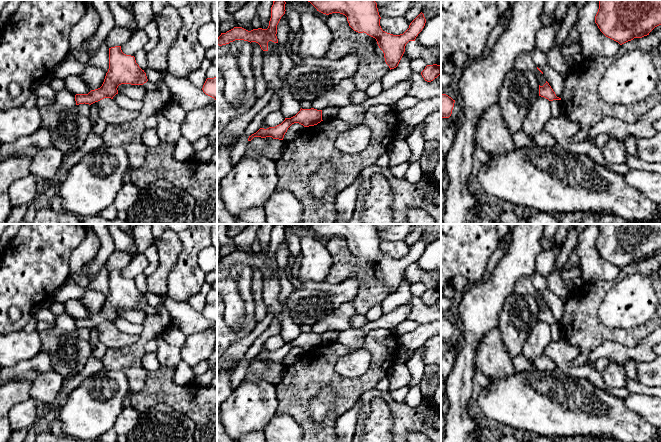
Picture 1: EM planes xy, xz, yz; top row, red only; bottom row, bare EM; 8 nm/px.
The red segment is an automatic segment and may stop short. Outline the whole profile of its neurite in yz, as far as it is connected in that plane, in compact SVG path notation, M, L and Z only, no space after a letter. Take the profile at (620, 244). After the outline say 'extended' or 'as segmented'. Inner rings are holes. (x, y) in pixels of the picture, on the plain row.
M598 224L595 247L620 269L642 262L661 249L661 224Z | as segmented

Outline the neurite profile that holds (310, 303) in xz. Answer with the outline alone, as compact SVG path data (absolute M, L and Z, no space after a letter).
M350 278L341 283L307 281L294 288L287 298L289 314L298 326L310 325L322 320L357 295L360 282Z

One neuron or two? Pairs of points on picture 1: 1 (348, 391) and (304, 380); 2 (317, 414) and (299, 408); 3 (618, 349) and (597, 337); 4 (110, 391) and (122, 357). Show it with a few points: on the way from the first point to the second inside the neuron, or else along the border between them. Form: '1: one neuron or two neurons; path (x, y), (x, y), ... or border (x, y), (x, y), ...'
1: one neuron; path (337, 382), (333, 379), (315, 379)
2: two neurons; border (320, 391), (308, 401), (309, 415), (318, 423)
3: two neurons; border (628, 347), (615, 342), (605, 341), (590, 352)
4: two neurons; border (103, 368), (121, 371), (126, 378), (129, 391)

